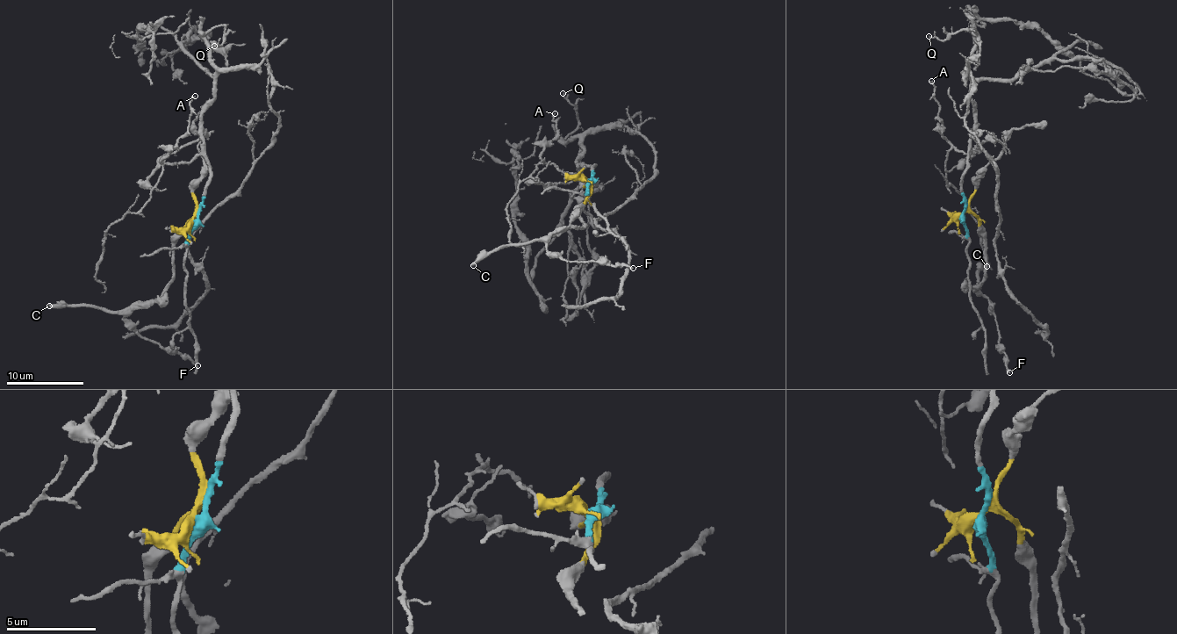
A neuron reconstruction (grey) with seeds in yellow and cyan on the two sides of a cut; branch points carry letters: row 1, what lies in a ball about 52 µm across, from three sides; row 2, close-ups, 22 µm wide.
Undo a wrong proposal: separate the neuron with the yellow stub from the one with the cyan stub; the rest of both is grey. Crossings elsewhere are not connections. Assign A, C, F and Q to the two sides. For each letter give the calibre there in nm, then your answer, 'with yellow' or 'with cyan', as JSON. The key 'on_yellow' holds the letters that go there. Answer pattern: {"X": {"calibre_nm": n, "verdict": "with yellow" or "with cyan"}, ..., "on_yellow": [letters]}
{"A": {"calibre_nm": 150, "verdict": "with cyan"}, "C": {"calibre_nm": 320, "verdict": "with yellow"}, "F": {"calibre_nm": 200, "verdict": "with yellow"}, "Q": {"calibre_nm": 120, "verdict": "with cyan"}, "on_yellow": ["C", "F"]}

